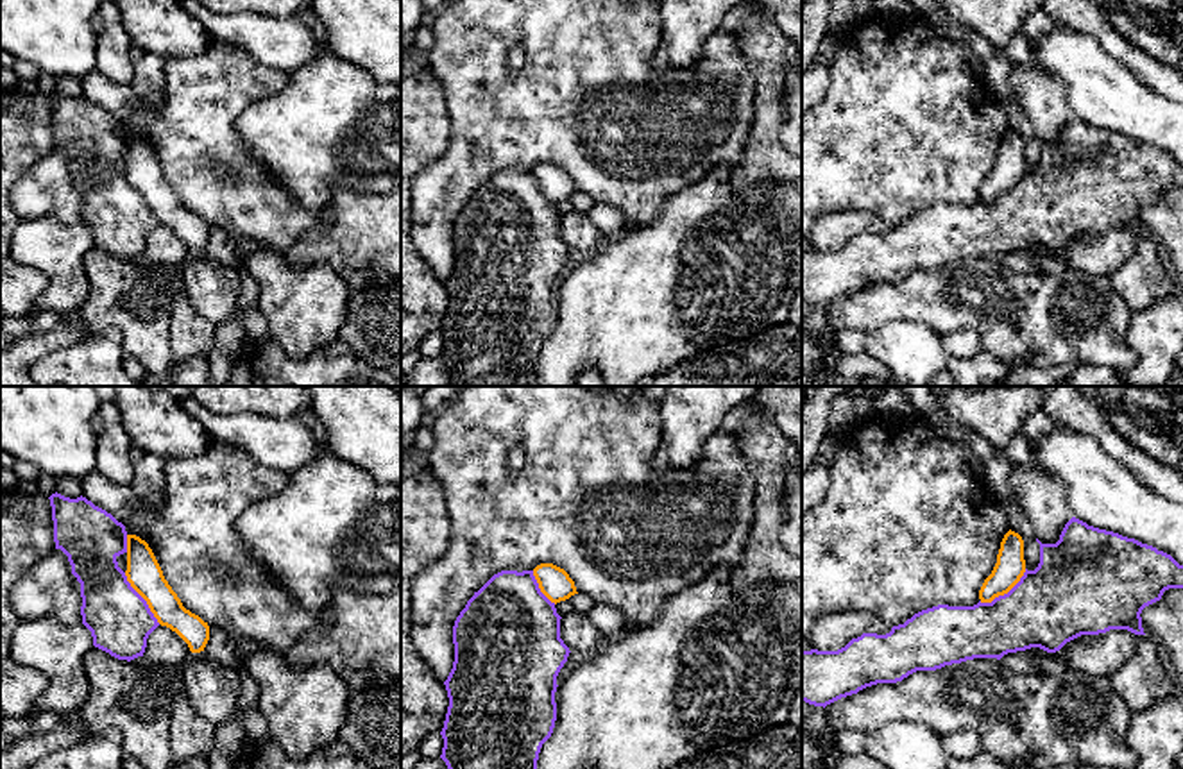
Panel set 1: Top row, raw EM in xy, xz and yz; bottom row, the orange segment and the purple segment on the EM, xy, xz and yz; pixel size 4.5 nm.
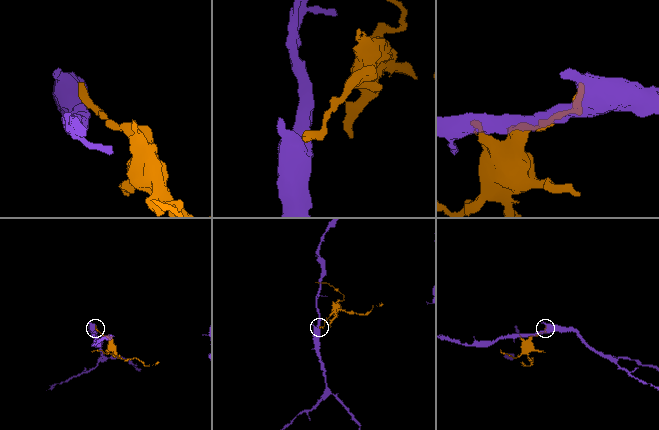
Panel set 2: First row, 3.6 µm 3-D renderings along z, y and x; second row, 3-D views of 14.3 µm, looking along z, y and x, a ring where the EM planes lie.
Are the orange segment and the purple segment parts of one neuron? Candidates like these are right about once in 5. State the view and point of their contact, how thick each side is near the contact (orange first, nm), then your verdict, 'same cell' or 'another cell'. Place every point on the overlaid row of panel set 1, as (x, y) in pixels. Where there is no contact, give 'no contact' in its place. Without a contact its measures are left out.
xy (142, 596) | 160/280 nm | another cell

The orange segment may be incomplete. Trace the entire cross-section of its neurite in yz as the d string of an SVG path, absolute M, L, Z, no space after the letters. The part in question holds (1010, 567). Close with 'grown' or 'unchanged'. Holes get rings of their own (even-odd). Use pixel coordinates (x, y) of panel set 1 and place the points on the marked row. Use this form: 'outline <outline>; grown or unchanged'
outline M1009 529L1000 542L997 563L979 590L981 603L992 603L995 597L1008 594L1024 572L1024 540Z; unchanged

